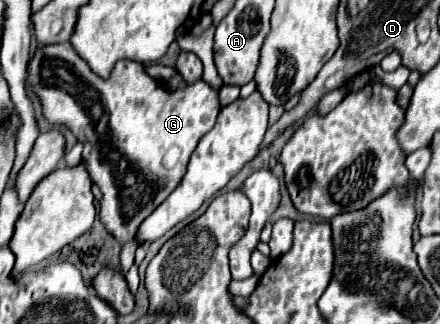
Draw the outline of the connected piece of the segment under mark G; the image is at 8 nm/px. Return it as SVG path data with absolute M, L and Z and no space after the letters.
M65 43L65 45L39 45L37 51L35 51L35 55L33 55L33 59L31 59L31 63L29 63L27 85L31 85L33 91L39 95L41 105L43 105L43 115L45 115L51 123L67 125L67 127L71 129L71 133L85 145L85 149L83 149L83 161L85 161L89 173L91 173L93 183L95 183L95 185L101 189L101 193L103 193L99 219L101 219L101 223L105 225L105 229L107 229L107 231L121 243L121 247L123 247L123 251L121 251L121 269L119 269L119 271L123 271L123 277L125 277L125 275L129 273L131 265L133 265L133 255L135 255L135 231L137 231L139 223L141 223L147 215L151 215L151 213L175 191L175 187L177 187L177 185L181 183L181 179L185 177L185 173L187 173L187 163L189 163L191 153L195 151L199 139L201 139L207 131L211 131L213 125L215 125L215 121L217 121L217 113L219 113L219 93L217 93L215 89L211 89L205 81L199 81L199 83L195 83L195 85L191 85L191 87L185 87L185 89L179 89L179 91L173 93L173 91L169 91L165 85L161 85L159 81L151 79L151 77L143 71L143 65L137 63L137 61L119 61L119 63L115 63L115 67L113 67L113 71L111 71L111 77L105 81L105 79L101 79L99 75L95 75L95 73L89 69L89 65L77 55L77 51L73 49L71 43Z

